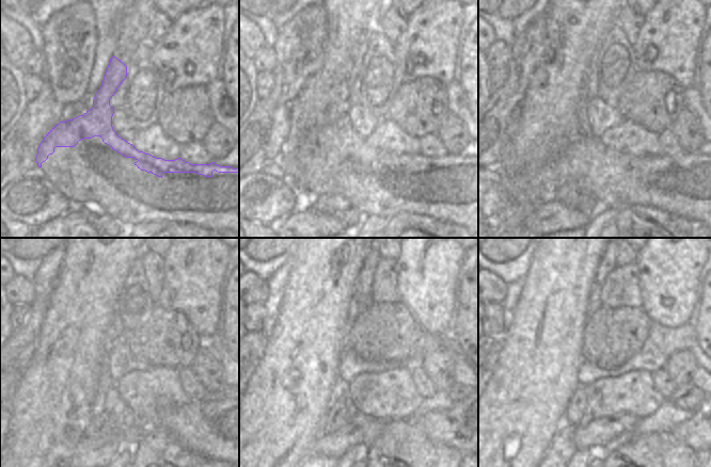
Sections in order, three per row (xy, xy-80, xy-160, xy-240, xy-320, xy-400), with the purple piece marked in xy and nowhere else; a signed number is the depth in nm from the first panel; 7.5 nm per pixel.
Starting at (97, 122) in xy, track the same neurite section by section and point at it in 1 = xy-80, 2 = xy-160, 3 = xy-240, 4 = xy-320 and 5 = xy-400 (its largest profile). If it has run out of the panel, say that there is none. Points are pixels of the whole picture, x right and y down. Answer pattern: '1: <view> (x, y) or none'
1: xy-80 (338, 124)
2: xy-160 (626, 166)
3: xy-240 (194, 404)
4: xy-320 (456, 433)
5: xy-400 (695, 434)

